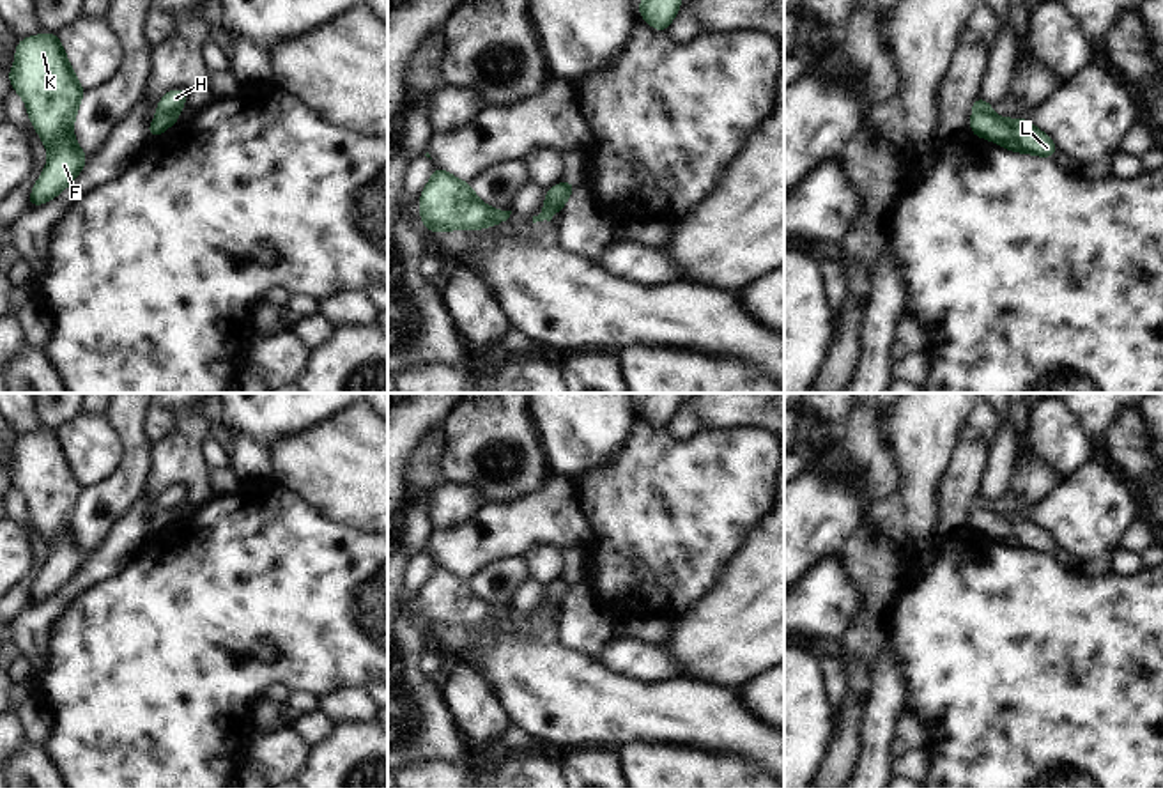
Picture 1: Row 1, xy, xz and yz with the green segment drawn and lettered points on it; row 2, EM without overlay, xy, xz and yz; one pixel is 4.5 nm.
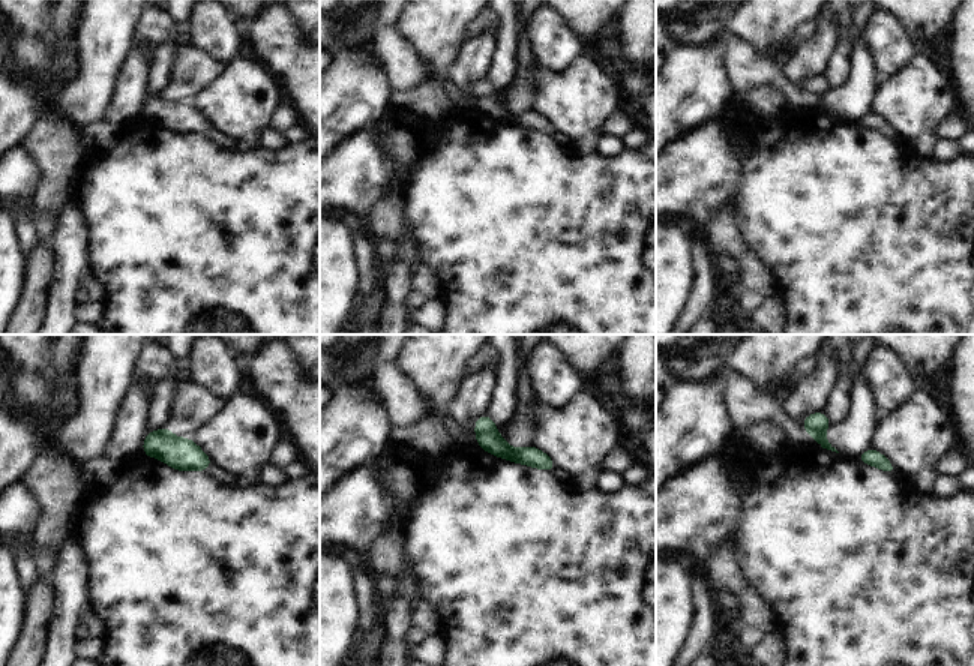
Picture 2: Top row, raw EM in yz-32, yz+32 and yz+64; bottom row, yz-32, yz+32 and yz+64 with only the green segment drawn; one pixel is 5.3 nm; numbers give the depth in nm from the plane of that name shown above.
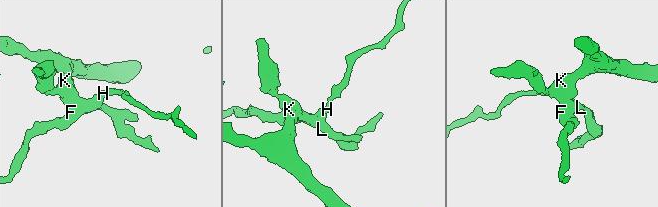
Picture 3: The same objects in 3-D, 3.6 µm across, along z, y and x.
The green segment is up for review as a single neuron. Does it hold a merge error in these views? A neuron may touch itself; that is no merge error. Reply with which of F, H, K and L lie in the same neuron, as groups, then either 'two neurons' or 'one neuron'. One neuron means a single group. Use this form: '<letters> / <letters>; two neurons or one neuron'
F K L / H; two neurons

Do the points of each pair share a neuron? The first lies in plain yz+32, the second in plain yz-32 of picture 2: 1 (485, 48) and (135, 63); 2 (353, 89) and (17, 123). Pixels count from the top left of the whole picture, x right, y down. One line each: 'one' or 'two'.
1: one
2: one

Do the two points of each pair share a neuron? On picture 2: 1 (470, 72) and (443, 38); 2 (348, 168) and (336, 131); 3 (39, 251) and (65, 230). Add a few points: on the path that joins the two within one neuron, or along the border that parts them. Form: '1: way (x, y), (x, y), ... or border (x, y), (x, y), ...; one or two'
1: border (465, 41), (450, 74), (450, 93); two
2: border (368, 129), (344, 141), (335, 150); two
3: border (54, 243), (53, 281); two

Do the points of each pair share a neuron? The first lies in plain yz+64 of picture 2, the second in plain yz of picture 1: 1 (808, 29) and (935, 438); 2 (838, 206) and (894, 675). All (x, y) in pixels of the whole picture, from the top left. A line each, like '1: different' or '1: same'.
1: different
2: different

